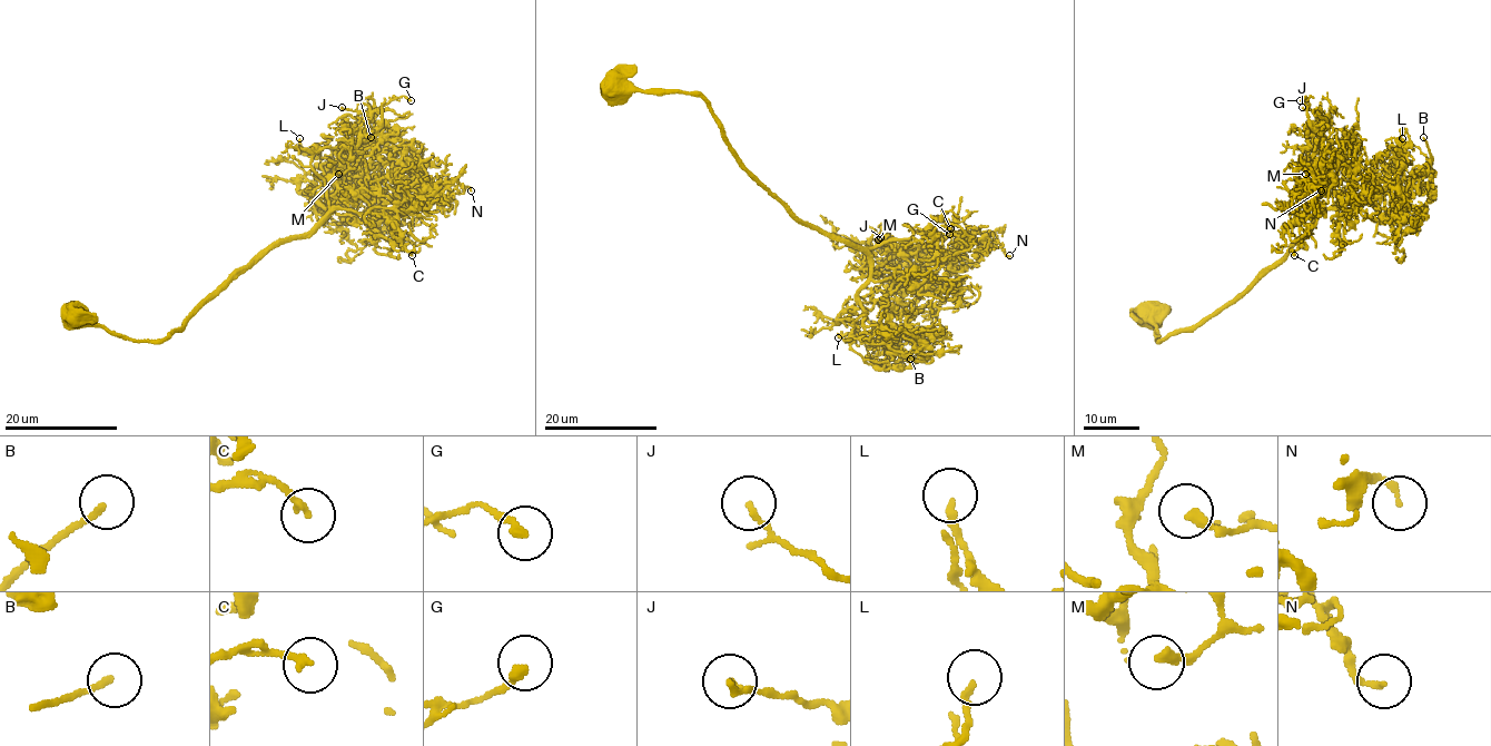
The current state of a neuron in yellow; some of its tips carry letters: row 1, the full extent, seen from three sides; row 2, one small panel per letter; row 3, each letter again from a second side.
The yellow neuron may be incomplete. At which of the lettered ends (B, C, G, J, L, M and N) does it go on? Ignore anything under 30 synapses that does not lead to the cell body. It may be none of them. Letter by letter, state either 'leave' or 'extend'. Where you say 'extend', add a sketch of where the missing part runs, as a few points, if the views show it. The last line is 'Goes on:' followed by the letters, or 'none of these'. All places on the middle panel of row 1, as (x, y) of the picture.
B: leave
C: leave
G: leave
J: leave
L: leave
M: leave
N: leave
Goes on: none of these

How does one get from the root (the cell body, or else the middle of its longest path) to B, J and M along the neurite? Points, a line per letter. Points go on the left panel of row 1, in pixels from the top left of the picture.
B: (77, 313), (163, 340), (256, 259), (306, 235), (332, 208), (305, 176), (321, 168), (342, 182), (371, 137)
J: (77, 313), (119, 335), (163, 340), (256, 259), (305, 235), (328, 212), (310, 158), (366, 123), (342, 107)
M: (77, 313), (119, 335), (163, 340), (328, 212), (310, 158), (351, 133), (338, 174)

